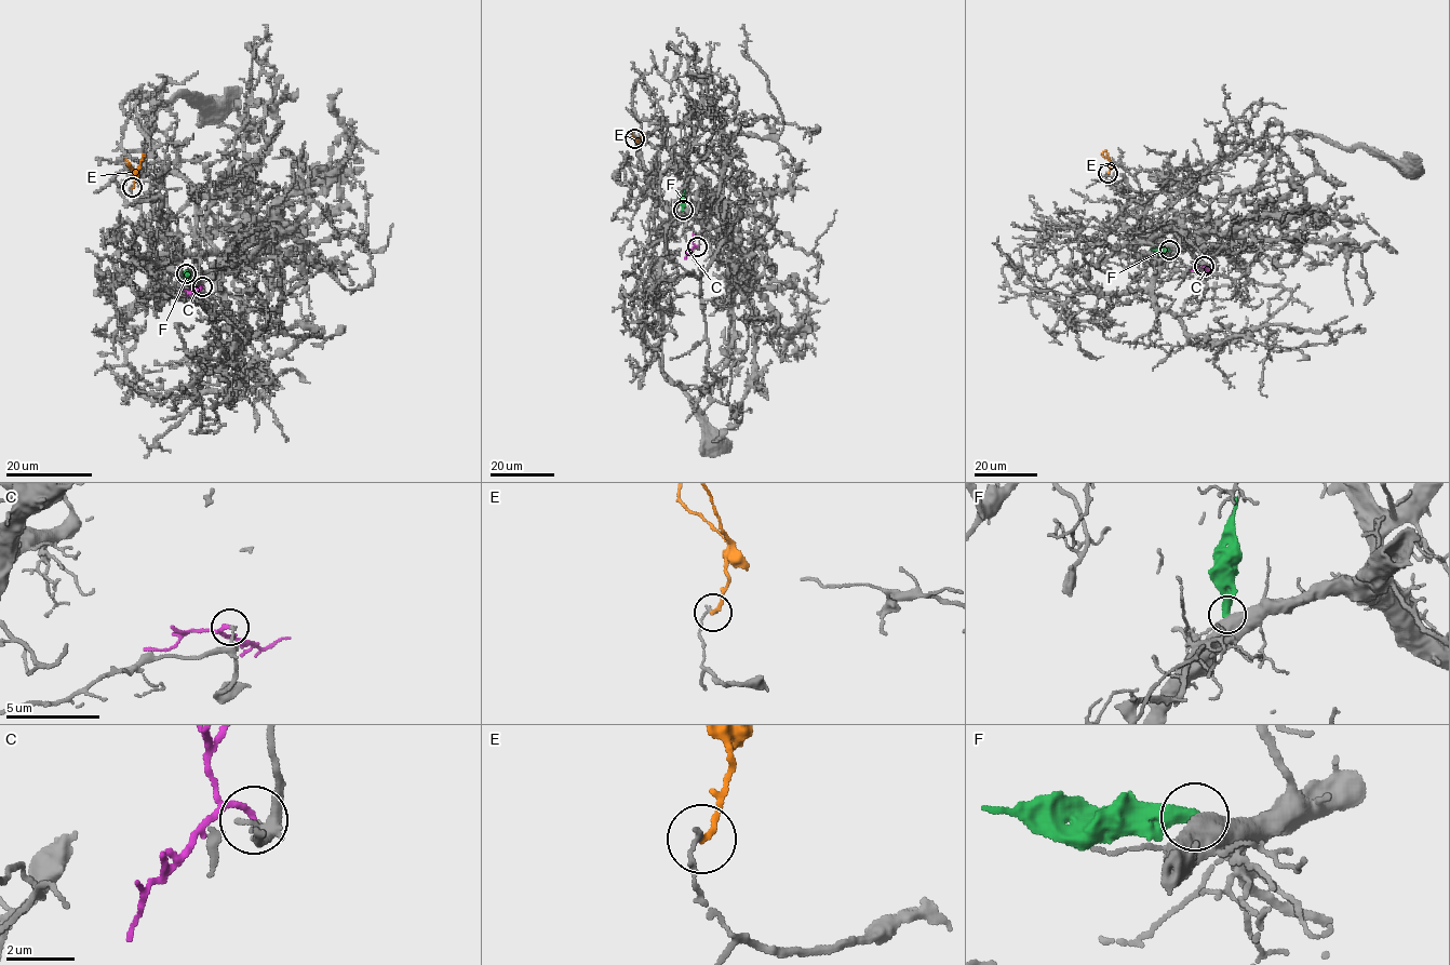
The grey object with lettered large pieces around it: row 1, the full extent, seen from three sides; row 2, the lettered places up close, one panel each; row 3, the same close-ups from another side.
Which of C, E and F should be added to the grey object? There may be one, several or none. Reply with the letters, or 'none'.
none

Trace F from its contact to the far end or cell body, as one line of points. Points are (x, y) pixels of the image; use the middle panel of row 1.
F: (683, 210), (685, 189)

